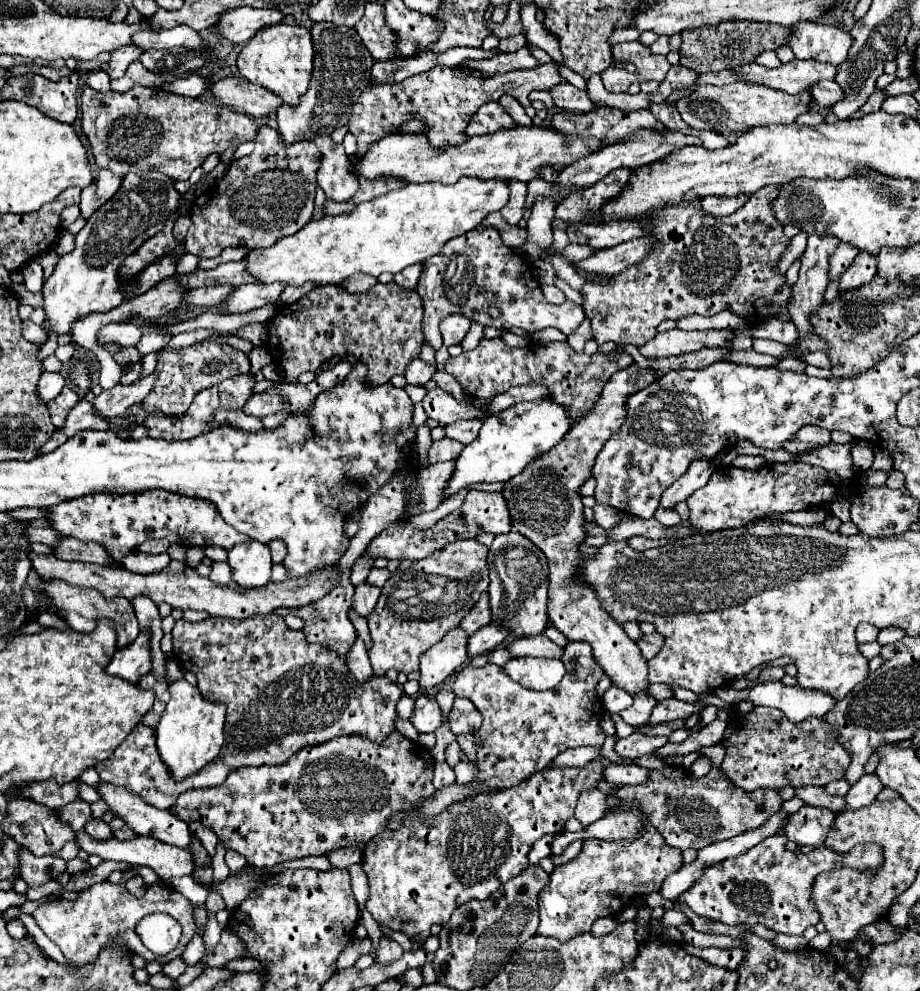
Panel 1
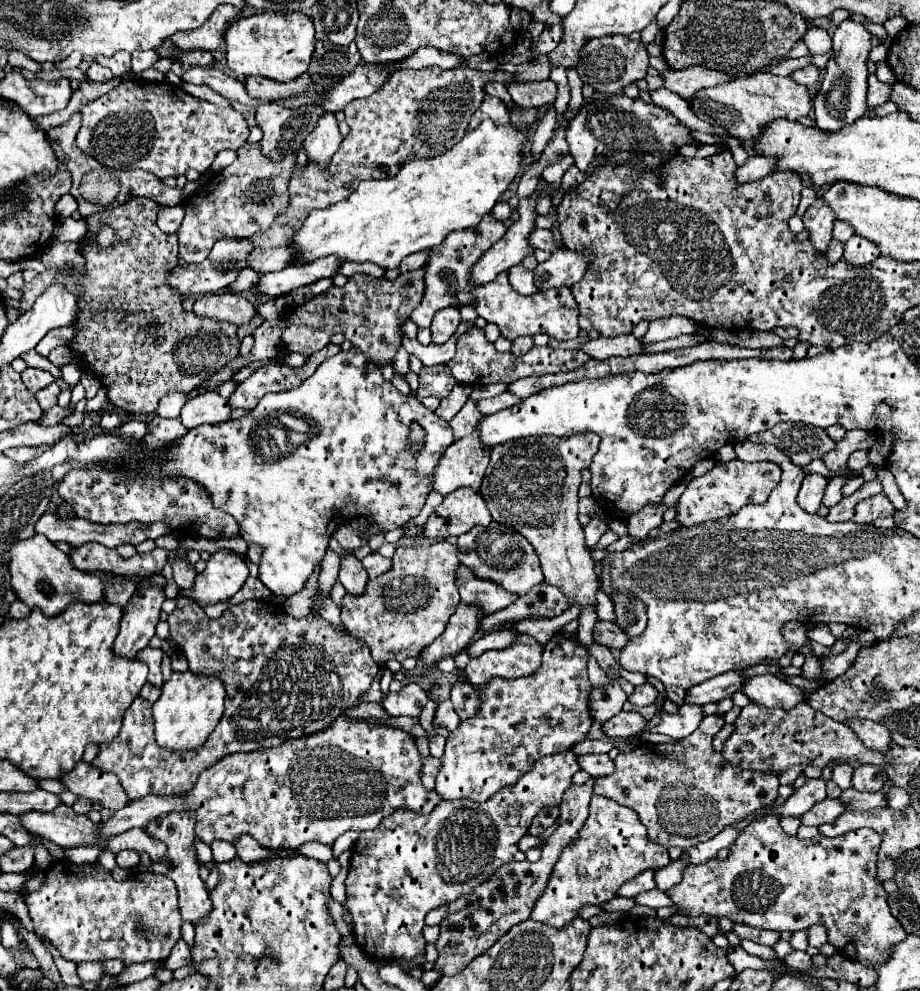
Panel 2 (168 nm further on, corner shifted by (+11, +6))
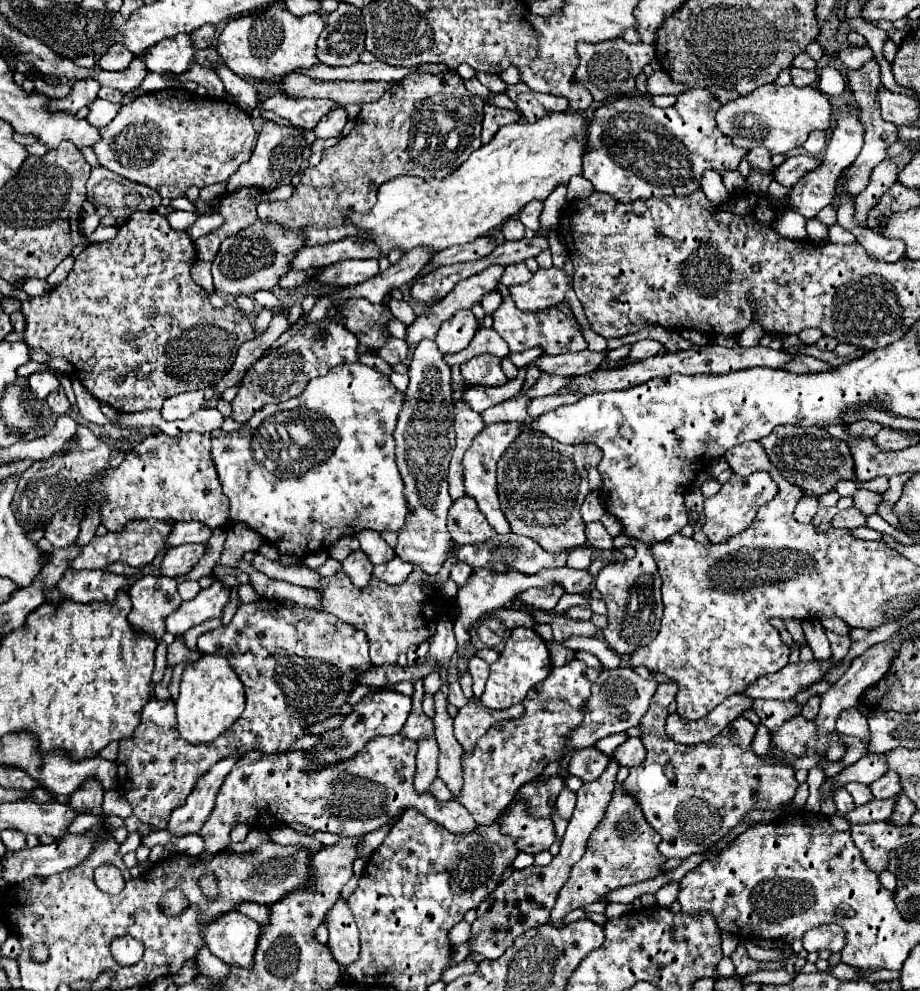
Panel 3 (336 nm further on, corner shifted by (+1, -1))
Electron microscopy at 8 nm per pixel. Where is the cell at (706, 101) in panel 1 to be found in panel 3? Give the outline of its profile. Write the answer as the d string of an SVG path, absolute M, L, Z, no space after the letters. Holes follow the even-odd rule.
M765 84L753 90L749 96L739 96L723 104L717 110L717 128L733 140L735 146L753 150L765 146L771 156L785 154L797 146L803 146L813 130L827 130L831 126L831 104L825 94L813 86L777 86ZM737 130L737 136L735 136Z

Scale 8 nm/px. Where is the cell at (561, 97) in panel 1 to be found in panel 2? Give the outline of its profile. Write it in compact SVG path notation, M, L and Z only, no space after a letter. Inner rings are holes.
M513 81L513 85L507 85L511 99L523 107L523 109L541 109L545 105L551 105L557 95L557 85L553 81L541 81L541 83L519 83Z

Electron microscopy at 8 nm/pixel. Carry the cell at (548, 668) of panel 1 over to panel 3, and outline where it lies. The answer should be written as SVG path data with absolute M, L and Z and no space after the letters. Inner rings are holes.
M515 628L507 640L503 652L499 654L499 660L495 664L491 664L491 672L489 672L489 678L485 684L485 692L481 694L481 702L487 708L497 708L497 710L519 704L527 696L529 688L533 688L535 684L545 680L545 676L549 676L551 668L553 666L551 666L549 650L547 650L543 638L535 630Z

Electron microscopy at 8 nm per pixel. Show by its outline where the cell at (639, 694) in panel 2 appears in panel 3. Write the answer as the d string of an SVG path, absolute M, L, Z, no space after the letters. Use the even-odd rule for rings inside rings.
M667 682L659 684L651 706L647 714L641 718L641 728L643 728L643 744L647 748L647 758L639 766L629 770L629 776L625 782L619 786L629 792L641 806L645 820L661 834L661 844L659 852L665 858L689 858L693 854L707 852L711 846L715 846L727 832L731 832L735 826L739 826L745 816L753 810L779 810L781 806L789 804L795 796L795 790L799 782L793 776L793 768L789 766L769 766L763 764L751 750L751 740L755 734L755 724L751 724L745 718L737 718L729 724L713 740L705 744L683 745L665 736L665 718L667 718L667 708L675 700L677 694L677 684Z

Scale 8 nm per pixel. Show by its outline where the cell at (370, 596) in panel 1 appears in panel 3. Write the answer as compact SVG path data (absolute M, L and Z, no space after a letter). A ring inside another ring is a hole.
M355 550L343 560L343 572L351 578L351 582L357 588L365 588L371 580L373 564L369 562L369 558L361 550Z

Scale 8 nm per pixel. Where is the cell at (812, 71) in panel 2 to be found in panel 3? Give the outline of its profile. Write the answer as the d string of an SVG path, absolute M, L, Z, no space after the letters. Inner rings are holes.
M791 68L791 76L793 76L793 84L795 86L815 86L819 76L815 70L801 70L801 68Z

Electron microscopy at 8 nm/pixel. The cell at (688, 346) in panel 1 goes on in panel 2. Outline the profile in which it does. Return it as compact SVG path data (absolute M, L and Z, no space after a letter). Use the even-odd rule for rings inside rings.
M619 335L619 337L599 337L591 339L581 345L581 351L591 359L605 361L609 357L629 357L641 353L641 343L633 335Z

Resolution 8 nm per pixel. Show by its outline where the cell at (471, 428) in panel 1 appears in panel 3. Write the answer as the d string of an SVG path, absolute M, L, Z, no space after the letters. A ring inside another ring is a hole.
M511 398L497 406L491 406L481 412L483 424L489 426L495 422L527 422L527 404L527 398Z

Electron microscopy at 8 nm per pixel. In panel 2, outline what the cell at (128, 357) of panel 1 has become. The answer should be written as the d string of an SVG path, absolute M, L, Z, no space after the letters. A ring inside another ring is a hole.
M135 197L119 207L93 213L87 219L89 233L83 247L85 273L81 277L71 277L69 265L65 267L65 273L59 273L51 267L45 273L37 275L31 283L23 285L21 289L23 297L19 305L19 313L25 313L27 309L31 309L35 299L55 281L59 281L65 289L71 289L77 295L77 317L73 321L75 337L71 339L69 349L83 359L79 369L91 373L101 381L103 387L107 387L107 397L113 405L135 415L155 413L157 401L167 391L177 389L189 393L201 381L211 377L211 373L217 373L223 365L227 365L239 355L239 339L235 325L225 321L215 321L209 317L199 317L195 313L185 311L181 307L181 293L167 285L165 281L167 273L171 273L171 269L177 267L179 245L177 245L177 235L163 233L155 225L157 209L159 205L155 201L145 197ZM103 225L115 229L115 247L99 249L95 245L95 233Z

